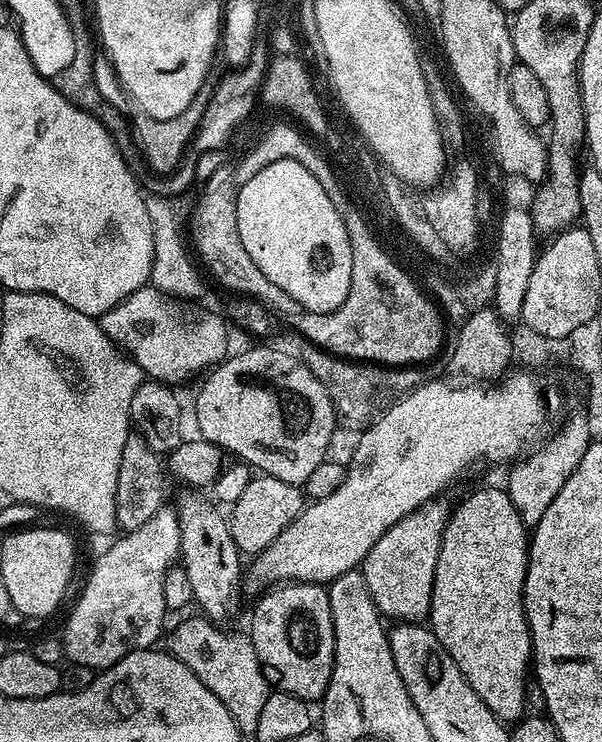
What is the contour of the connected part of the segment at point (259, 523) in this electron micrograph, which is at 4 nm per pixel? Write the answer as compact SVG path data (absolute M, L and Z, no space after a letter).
M256 474L238 502L230 505L226 516L228 529L240 553L251 558L273 544L278 534L282 534L282 530L286 530L286 526L290 526L290 522L294 522L294 518L298 518L305 507L306 497L297 485L282 482L282 478Z

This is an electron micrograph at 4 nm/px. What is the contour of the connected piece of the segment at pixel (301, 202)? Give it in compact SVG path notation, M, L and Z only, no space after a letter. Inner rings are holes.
M269 159L256 174L247 177L243 182L245 184L241 183L236 193L236 213L238 214L238 234L242 234L242 246L246 246L246 254L250 254L250 258L254 258L258 270L262 270L262 274L266 274L266 278L270 278L270 282L274 282L274 286L278 286L280 292L290 294L290 298L294 302L298 302L303 311L333 312L338 310L338 306L342 306L342 302L346 302L346 294L350 290L352 247L350 246L350 238L348 237L346 226L334 206L328 189L324 188L321 182L318 182L318 179L314 178L310 171L306 170L305 166L292 159Z

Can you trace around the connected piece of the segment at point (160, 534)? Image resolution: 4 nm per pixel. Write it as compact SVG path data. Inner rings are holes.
M175 507L159 508L154 518L121 537L97 558L80 601L68 616L62 643L65 657L73 664L97 670L110 668L126 654L151 649L160 631L161 636L165 631L162 586L168 571L180 560L180 527Z

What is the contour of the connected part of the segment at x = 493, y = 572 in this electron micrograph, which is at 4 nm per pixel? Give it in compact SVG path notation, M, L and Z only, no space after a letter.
M480 488L451 509L448 525L438 550L438 566L432 587L430 627L446 654L458 662L458 670L470 682L474 694L501 722L515 722L525 715L524 699L530 684L532 635L524 613L524 583L528 569L529 529L525 528L514 502L500 488Z

